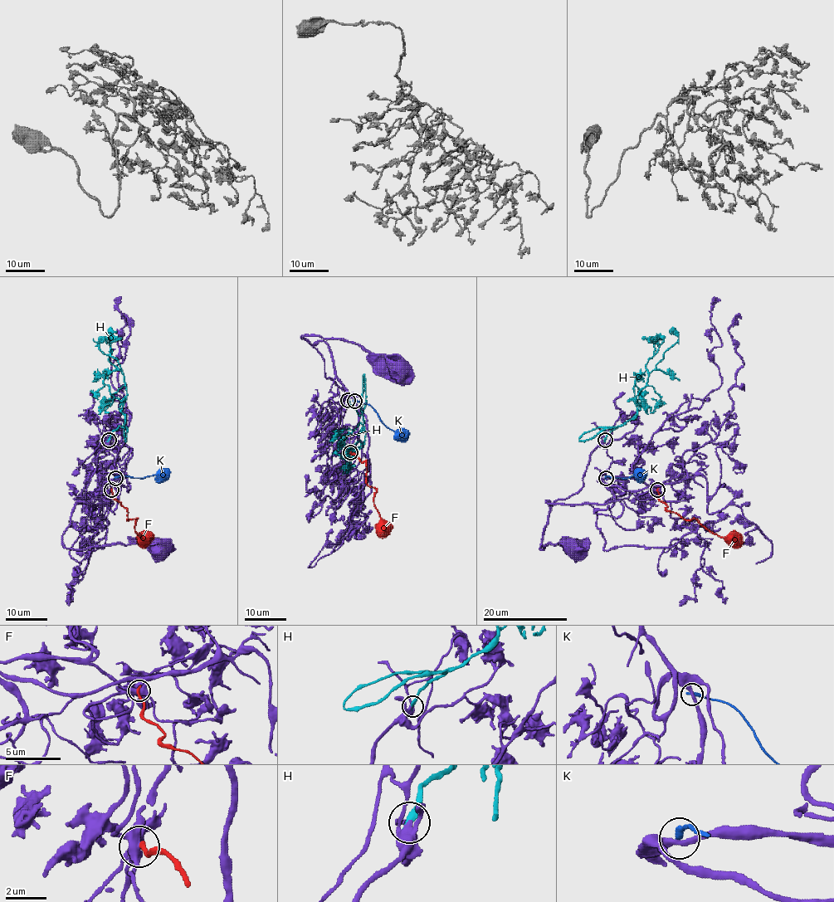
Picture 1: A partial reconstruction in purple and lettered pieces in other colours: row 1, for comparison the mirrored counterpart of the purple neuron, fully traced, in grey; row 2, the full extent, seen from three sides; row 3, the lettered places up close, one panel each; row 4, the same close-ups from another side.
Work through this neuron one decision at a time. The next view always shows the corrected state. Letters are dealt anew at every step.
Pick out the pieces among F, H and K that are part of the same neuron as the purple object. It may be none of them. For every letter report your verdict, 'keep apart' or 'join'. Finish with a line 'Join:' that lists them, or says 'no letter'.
F: keep apart
H: join
K: keep apart
Join: H

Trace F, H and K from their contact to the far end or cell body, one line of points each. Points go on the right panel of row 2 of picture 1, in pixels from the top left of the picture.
F: (657, 490), (660, 499), (668, 510), (689, 519), (696, 519), (720, 536), (728, 538), (737, 532), (742, 538)
H: (605, 440), (608, 434), (636, 414), (637, 392), (677, 340), (678, 337), (670, 331)
K: (606, 478), (609, 475), (629, 478), (642, 470)

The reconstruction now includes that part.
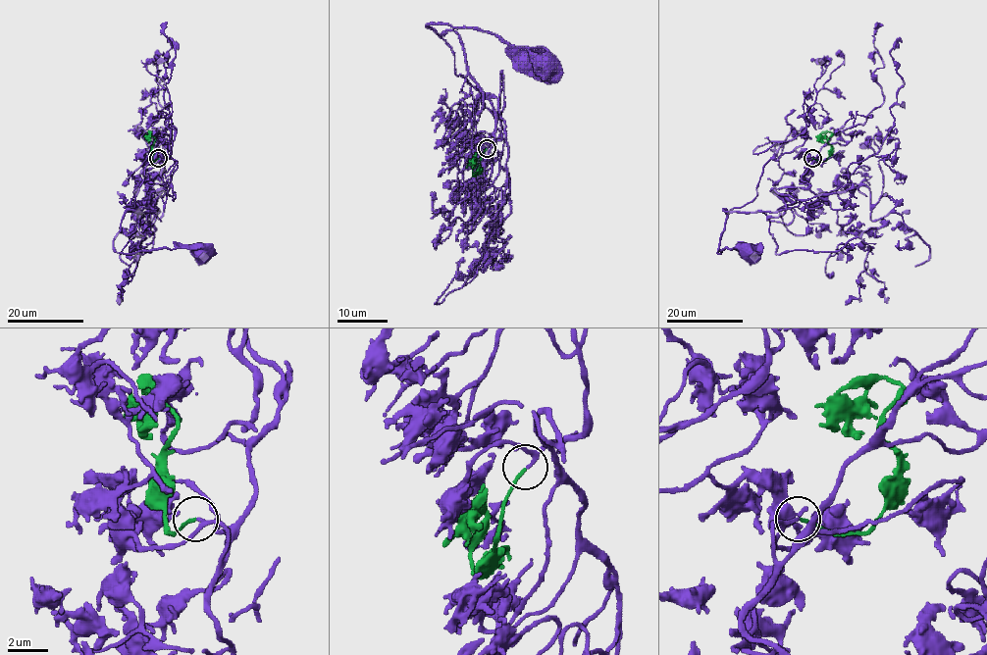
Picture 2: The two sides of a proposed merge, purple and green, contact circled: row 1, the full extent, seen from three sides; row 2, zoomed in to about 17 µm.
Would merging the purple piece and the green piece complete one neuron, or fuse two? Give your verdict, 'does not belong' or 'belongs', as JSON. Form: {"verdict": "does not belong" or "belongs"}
{"verdict": "belongs"}

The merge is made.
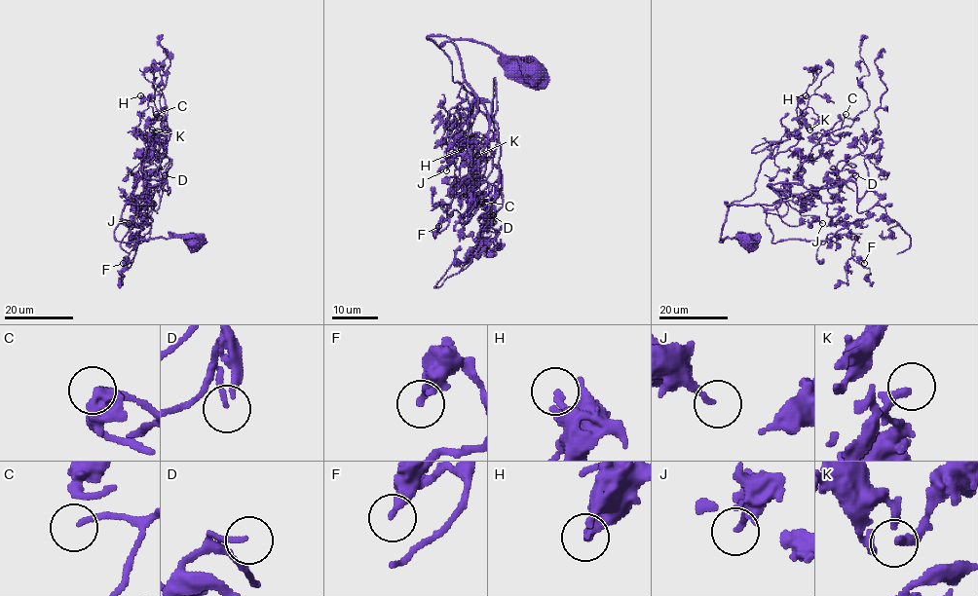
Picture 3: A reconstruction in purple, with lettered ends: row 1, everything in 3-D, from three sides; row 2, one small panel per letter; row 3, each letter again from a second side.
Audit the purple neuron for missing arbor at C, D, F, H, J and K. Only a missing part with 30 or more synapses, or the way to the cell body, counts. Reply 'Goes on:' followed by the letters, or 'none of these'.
Goes on: C

